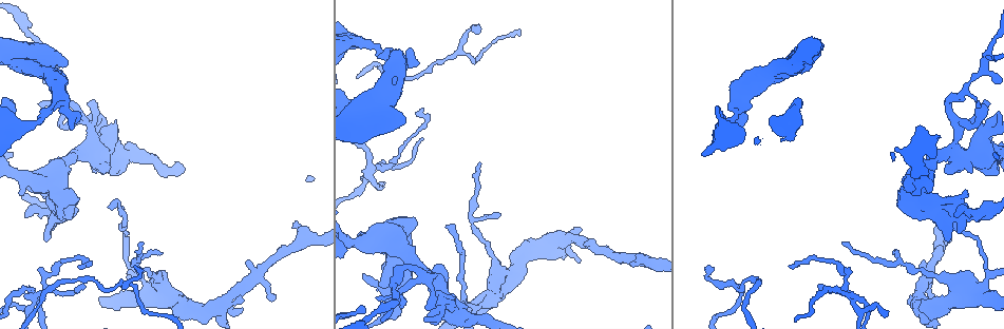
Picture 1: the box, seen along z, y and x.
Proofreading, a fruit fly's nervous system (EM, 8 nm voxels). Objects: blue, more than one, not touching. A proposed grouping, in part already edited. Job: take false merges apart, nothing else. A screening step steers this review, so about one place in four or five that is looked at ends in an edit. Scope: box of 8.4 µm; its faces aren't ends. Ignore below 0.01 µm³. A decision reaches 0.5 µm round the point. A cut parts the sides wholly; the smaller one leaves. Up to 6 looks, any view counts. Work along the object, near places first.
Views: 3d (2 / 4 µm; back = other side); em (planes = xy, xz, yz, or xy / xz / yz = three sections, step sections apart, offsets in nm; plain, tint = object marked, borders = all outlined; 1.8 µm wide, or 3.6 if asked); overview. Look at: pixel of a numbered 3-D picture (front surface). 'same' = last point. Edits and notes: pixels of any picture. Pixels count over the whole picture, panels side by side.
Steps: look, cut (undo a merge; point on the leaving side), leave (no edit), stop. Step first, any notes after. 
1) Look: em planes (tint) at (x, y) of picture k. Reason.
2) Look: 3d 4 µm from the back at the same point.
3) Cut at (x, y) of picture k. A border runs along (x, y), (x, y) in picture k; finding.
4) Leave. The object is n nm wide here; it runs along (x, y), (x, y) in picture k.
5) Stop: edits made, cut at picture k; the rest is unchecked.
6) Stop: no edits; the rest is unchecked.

Look: em 3.6 µm yz step 16 (tint) at (915, 179) of picture 1. Four or more arms meet.

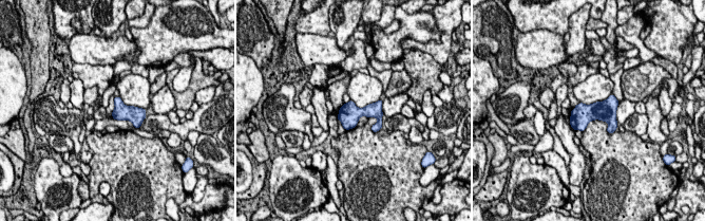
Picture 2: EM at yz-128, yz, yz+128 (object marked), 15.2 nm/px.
Leave. The object is 260 nm wide here; continuous, no second neuron.

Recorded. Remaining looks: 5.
Look: em yz step 4 (tint) at (550, 242) of picture 1. Thick turns thin.

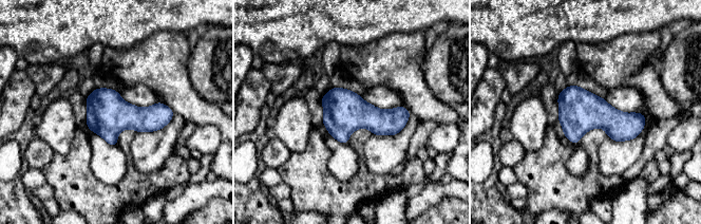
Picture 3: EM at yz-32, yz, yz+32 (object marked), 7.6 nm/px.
Look: em planes (tint) at the same point.

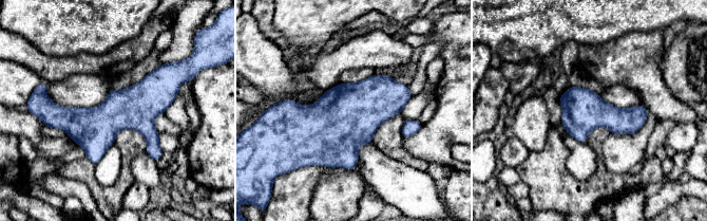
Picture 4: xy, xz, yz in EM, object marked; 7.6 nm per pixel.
Leave. All the same neuron.

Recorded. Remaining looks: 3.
Look: 3d 4 µm from the back at (845, 295) of picture 1. Sharp bend.

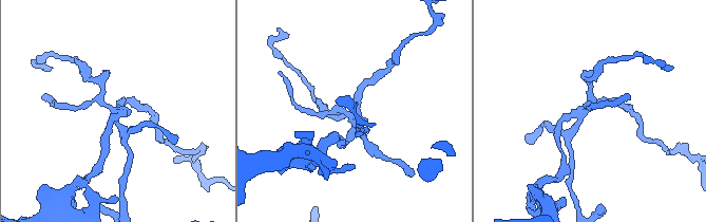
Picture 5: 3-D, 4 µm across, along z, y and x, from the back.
Look: em planes (plain) at (111, 108) of picture 5.

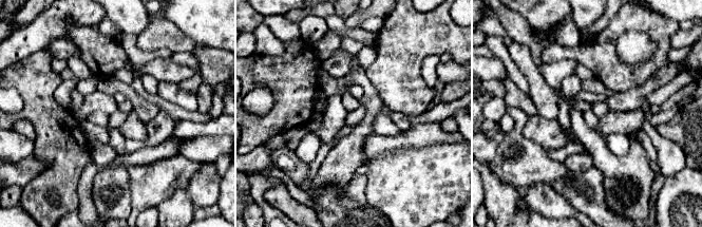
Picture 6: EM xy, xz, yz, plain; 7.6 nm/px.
Look: em planes (tint) at the same point. Where the object lies.

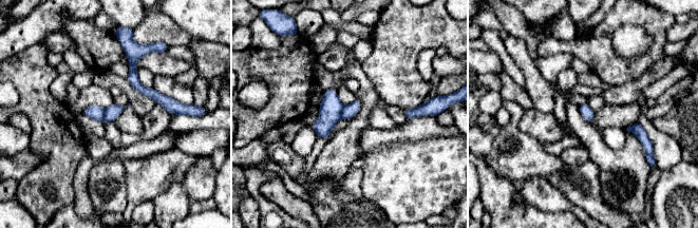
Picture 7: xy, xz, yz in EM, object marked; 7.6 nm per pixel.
Cut at (113, 111) of picture 7. A border runs along (106, 109), (101, 120) in picture 7; a second neuron is stuck on.

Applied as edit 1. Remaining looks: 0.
Stop: edits made, cut at picture 7; the rest is unchecked.

